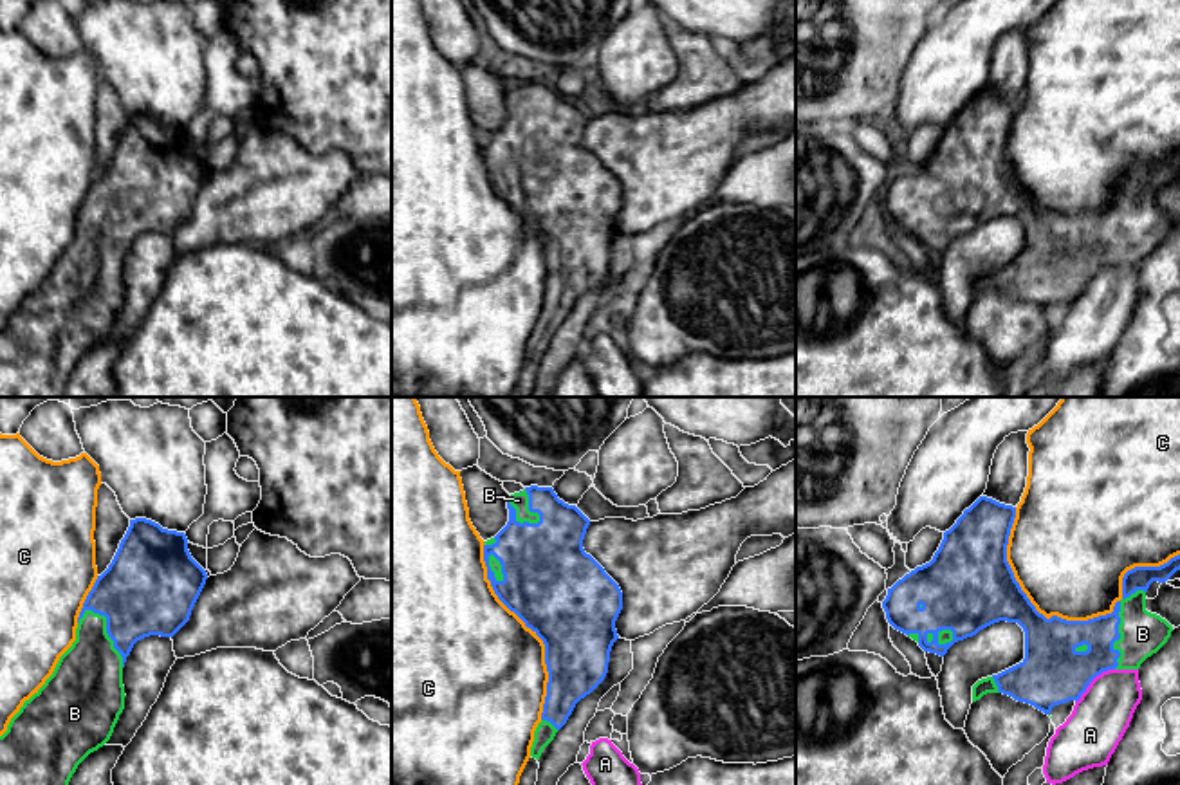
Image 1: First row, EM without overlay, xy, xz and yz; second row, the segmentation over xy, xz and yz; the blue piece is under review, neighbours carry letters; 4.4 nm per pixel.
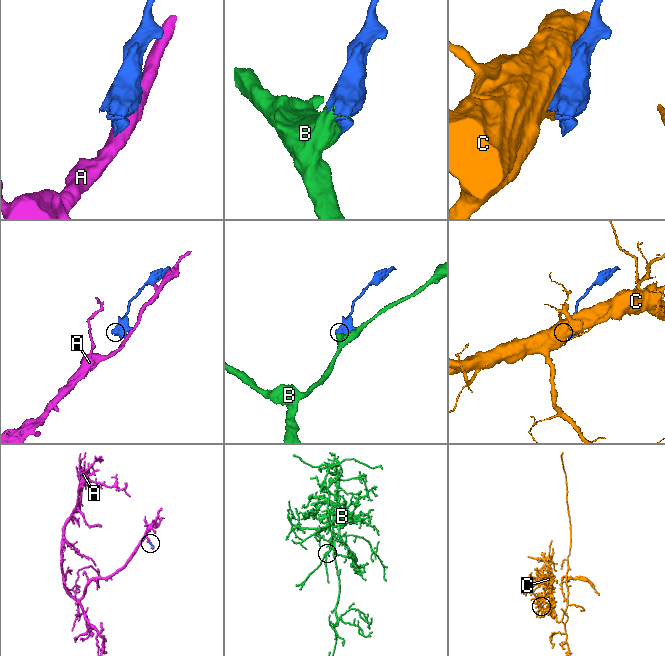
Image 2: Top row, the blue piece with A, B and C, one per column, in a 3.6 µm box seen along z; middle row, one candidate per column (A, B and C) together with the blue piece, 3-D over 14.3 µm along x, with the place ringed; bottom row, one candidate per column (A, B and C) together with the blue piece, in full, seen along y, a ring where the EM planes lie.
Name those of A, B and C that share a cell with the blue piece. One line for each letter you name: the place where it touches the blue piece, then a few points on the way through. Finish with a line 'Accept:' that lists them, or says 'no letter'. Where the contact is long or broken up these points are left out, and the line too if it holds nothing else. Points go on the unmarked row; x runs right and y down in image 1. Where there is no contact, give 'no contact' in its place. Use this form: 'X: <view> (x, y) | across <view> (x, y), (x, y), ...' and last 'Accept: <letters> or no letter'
B: yz (1119, 219)
Accept: B

